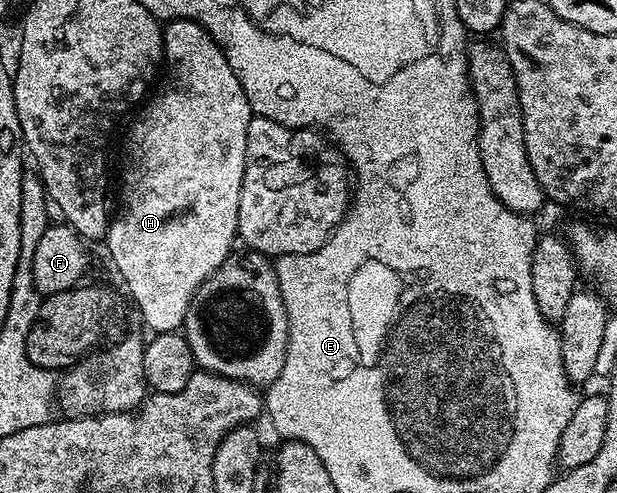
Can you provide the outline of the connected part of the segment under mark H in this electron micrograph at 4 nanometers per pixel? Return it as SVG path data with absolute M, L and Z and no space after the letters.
M173 18L163 31L162 62L165 67L172 67L164 83L163 78L159 83L160 91L151 95L152 103L150 98L139 111L140 119L128 134L128 147L124 150L128 167L120 190L120 211L117 214L115 211L109 221L106 239L108 254L152 334L179 331L194 292L233 253L232 241L235 243L238 238L238 200L248 143L246 128L254 116L222 48L197 22Z

